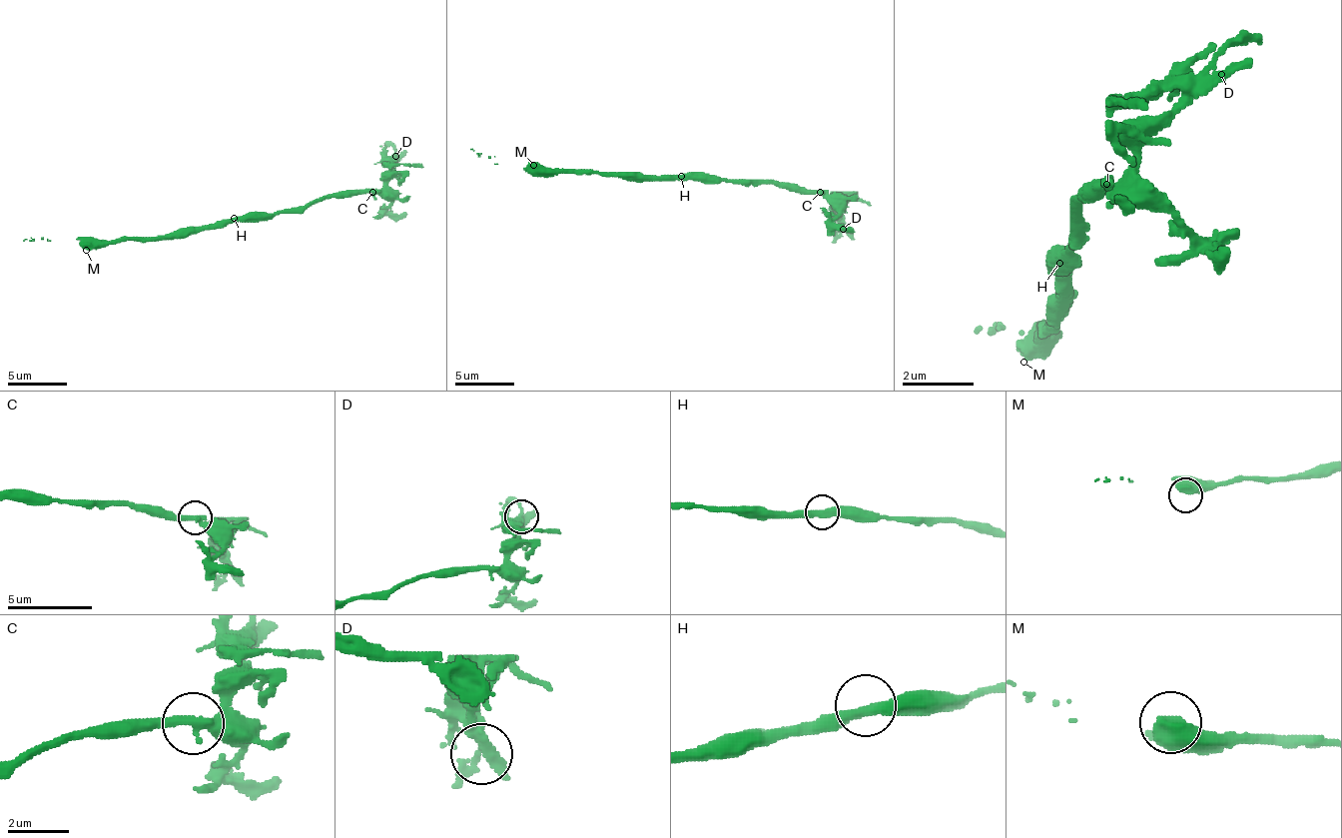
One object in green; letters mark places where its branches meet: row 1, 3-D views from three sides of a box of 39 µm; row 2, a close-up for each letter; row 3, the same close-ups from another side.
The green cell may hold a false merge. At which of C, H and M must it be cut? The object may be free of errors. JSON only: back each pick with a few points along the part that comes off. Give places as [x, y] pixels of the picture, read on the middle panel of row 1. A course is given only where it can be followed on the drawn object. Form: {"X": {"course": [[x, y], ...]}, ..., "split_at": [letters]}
{"C": {"course": [[820, 191], [831, 200], [843, 226], [831, 241]]}, "split_at": ["C"]}

